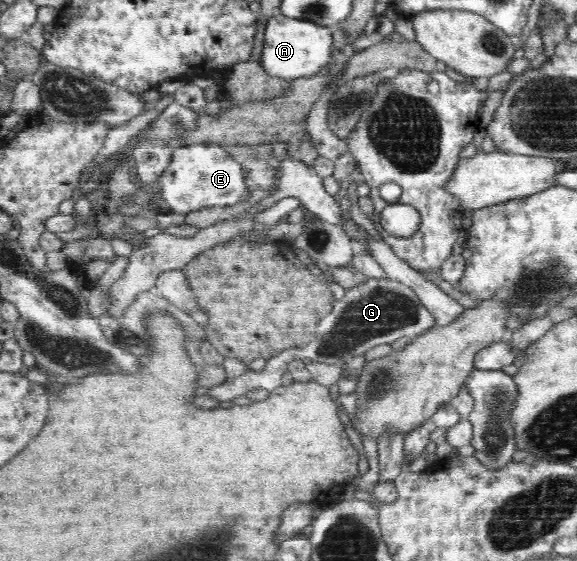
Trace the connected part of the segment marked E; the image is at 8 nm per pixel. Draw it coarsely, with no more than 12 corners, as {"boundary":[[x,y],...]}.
{"boundary":[[214,143],[183,145],[157,180],[168,211],[251,198],[244,170]]}

